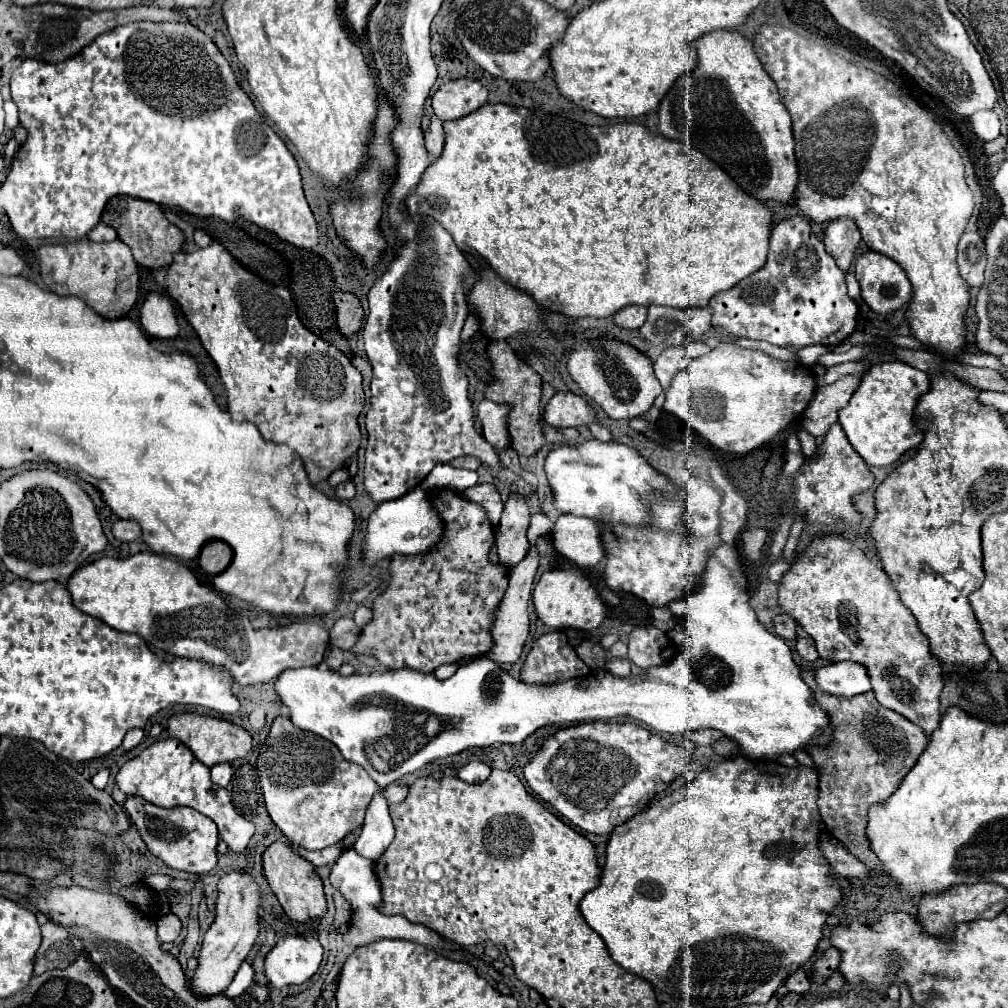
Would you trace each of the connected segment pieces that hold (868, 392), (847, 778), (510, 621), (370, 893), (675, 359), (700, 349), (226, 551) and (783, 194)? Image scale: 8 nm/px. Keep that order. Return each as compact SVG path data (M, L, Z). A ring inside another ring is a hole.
M899 360L875 364L861 378L851 402L839 410L839 424L867 466L889 466L909 448L921 444L923 432L915 426L913 414L919 396L929 392L929 388L931 380L925 372Z
M815 692L815 700L823 706L823 710L827 710L835 728L833 744L809 752L823 774L817 800L821 820L825 822L827 832L837 838L857 860L861 860L871 872L879 872L879 862L875 860L875 854L869 852L865 836L867 810L897 790L901 780L927 748L929 738L923 728L909 722L901 714L885 710L883 706L869 706L867 694L865 702L851 702L839 700L839 696L827 696L827 692Z
M535 514L531 518L531 524L529 524L529 530L527 530L527 540L529 540L529 552L525 556L525 560L521 560L515 568L509 570L509 588L507 588L507 596L503 598L503 604L499 606L499 612L495 616L495 626L497 632L495 632L495 648L491 650L491 654L487 658L493 658L501 664L513 664L519 660L519 654L523 650L523 644L525 644L525 638L527 638L527 632L529 632L529 612L527 612L527 606L529 606L529 600L531 600L531 592L533 592L533 582L535 582L535 576L537 576L537 568L539 568L539 552L535 548L535 542L539 536L543 536L545 532L549 532L553 528L553 522L543 516L543 514Z
M347 848L339 860L335 862L333 870L331 870L331 884L349 900L351 908L355 914L351 914L351 930L345 936L345 942L351 946L365 946L383 938L403 938L403 940L411 940L423 946L435 946L435 948L447 948L447 950L455 950L459 946L443 940L441 936L427 932L427 928L419 926L419 924L411 924L401 916L383 916L377 906L381 902L381 888L377 882L377 876L373 872L373 862L359 856L353 848Z
M667 348L661 352L661 356L653 362L653 370L657 380L661 382L663 390L669 388L671 378L677 374L677 370L683 368L683 348L677 352L677 348Z
M691 342L691 344L685 346L685 358L691 360L691 358L697 358L697 356L701 356L701 354L707 354L709 350L711 350L711 348L709 348L707 344L703 344L703 342Z
M213 540L203 546L203 552L201 552L199 564L197 564L199 572L207 574L207 576L215 576L229 566L231 556L233 556L233 552L227 544L223 544L221 540Z
M709 32L695 40L699 64L693 72L675 82L659 106L659 132L669 138L683 142L691 148L701 150L713 162L717 162L739 188L763 202L775 200L783 206L795 200L797 188L797 160L795 160L795 140L791 132L791 116L783 106L775 82L763 70L759 58L753 52L753 44L739 32Z

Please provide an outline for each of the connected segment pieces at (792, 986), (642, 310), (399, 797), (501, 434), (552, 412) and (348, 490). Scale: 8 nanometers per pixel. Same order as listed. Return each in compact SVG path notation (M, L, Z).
M805 968L793 970L793 972L785 978L785 986L787 986L787 990L791 990L791 992L805 994L805 992L809 990L809 976L807 976Z
M625 306L623 310L619 310L613 318L613 322L619 328L627 328L627 330L637 330L643 326L647 318L647 308L645 306Z
M399 782L391 784L391 788L387 788L387 792L385 792L385 798L389 802L403 802L405 796L407 796L407 786L403 786Z
M483 400L477 408L477 418L481 418L483 436L495 450L509 448L511 440L507 436L507 406Z
M557 392L545 406L543 418L555 428L569 428L583 424L593 432L597 440L613 440L609 430L593 418L593 406L573 392Z
M351 480L341 482L341 484L335 488L335 494L337 494L339 500L351 500L351 498L355 496L355 486L353 486L353 482L351 482Z

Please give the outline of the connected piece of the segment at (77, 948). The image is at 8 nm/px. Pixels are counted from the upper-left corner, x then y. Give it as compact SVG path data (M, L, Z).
M51 922L41 926L43 942L35 956L35 974L43 974L53 968L67 968L81 952L81 940L67 936L67 932Z

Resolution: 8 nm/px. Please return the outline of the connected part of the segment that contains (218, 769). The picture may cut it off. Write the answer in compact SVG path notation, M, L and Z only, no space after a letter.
M223 762L223 764L215 764L211 768L211 778L215 784L219 786L227 786L229 780L231 780L231 764L229 762Z

